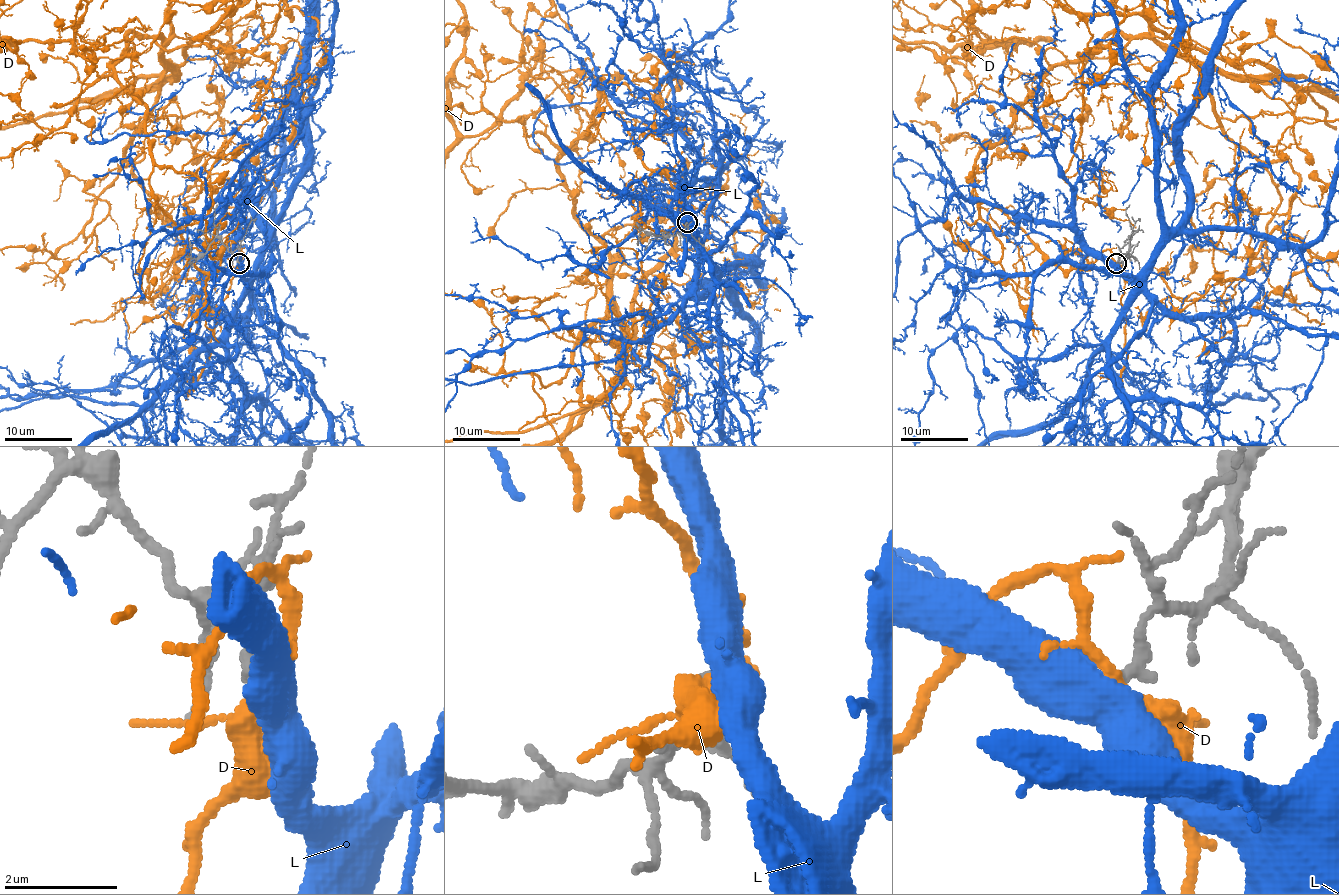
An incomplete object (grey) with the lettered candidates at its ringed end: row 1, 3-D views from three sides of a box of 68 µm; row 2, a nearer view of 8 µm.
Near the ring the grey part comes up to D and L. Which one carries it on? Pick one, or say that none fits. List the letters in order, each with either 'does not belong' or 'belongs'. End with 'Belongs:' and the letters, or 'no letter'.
D: does not belong
L: belongs
Belongs: L

